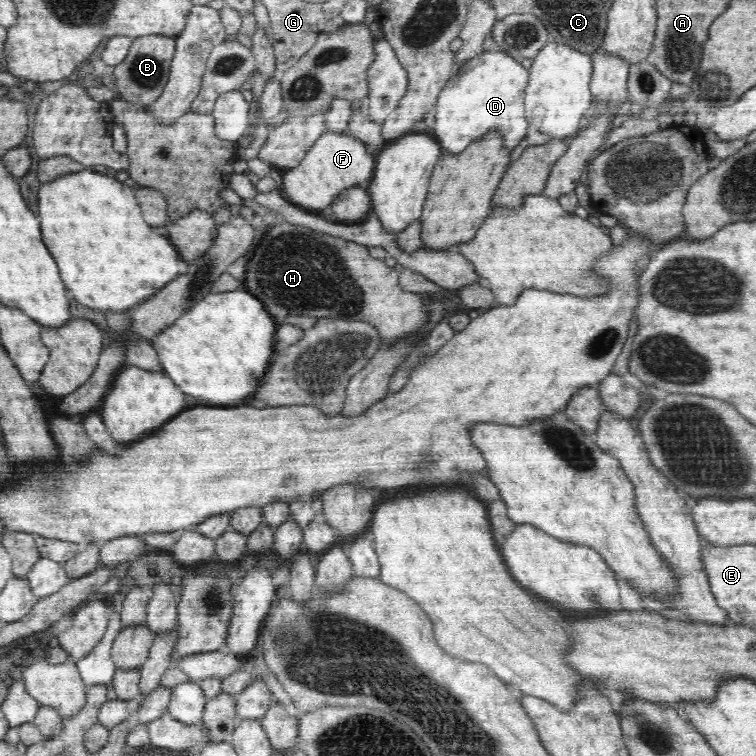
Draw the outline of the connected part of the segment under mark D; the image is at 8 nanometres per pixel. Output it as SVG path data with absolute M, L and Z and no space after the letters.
M485 51L475 54L467 60L458 72L455 72L446 81L436 102L435 123L431 124L432 135L444 150L444 153L461 153L478 138L484 138L490 132L498 132L503 136L508 149L513 150L520 140L526 137L530 130L526 118L525 98L528 84L529 70L509 54L502 51Z

